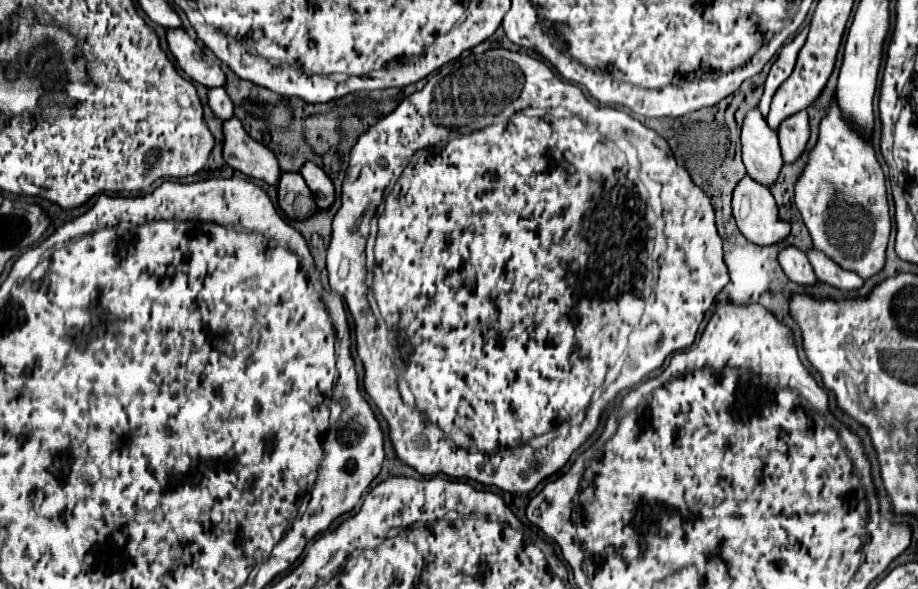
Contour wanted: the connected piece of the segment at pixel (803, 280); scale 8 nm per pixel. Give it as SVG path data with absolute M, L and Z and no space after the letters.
M783 246L781 254L779 254L779 262L781 262L781 268L785 270L787 278L793 280L795 284L815 286L819 282L807 256L801 250L797 250L795 246Z

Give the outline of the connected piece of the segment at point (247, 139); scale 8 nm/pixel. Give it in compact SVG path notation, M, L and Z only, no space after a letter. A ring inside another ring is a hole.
M231 118L223 124L223 134L223 158L233 170L239 170L253 180L279 186L279 176L283 172L273 150L253 140L237 118Z

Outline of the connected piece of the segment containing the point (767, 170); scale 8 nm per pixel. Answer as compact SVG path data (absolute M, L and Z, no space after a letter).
M757 108L745 116L741 144L743 144L743 164L747 168L747 174L765 188L771 188L779 178L779 172L783 168L783 158L779 152L777 134L767 126Z

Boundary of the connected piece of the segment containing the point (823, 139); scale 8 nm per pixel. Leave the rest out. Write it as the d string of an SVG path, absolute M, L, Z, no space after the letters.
M835 102L821 120L819 142L809 154L803 176L795 184L795 204L809 228L813 246L825 252L827 258L859 274L863 280L883 270L891 232L885 176L871 142L841 118Z

